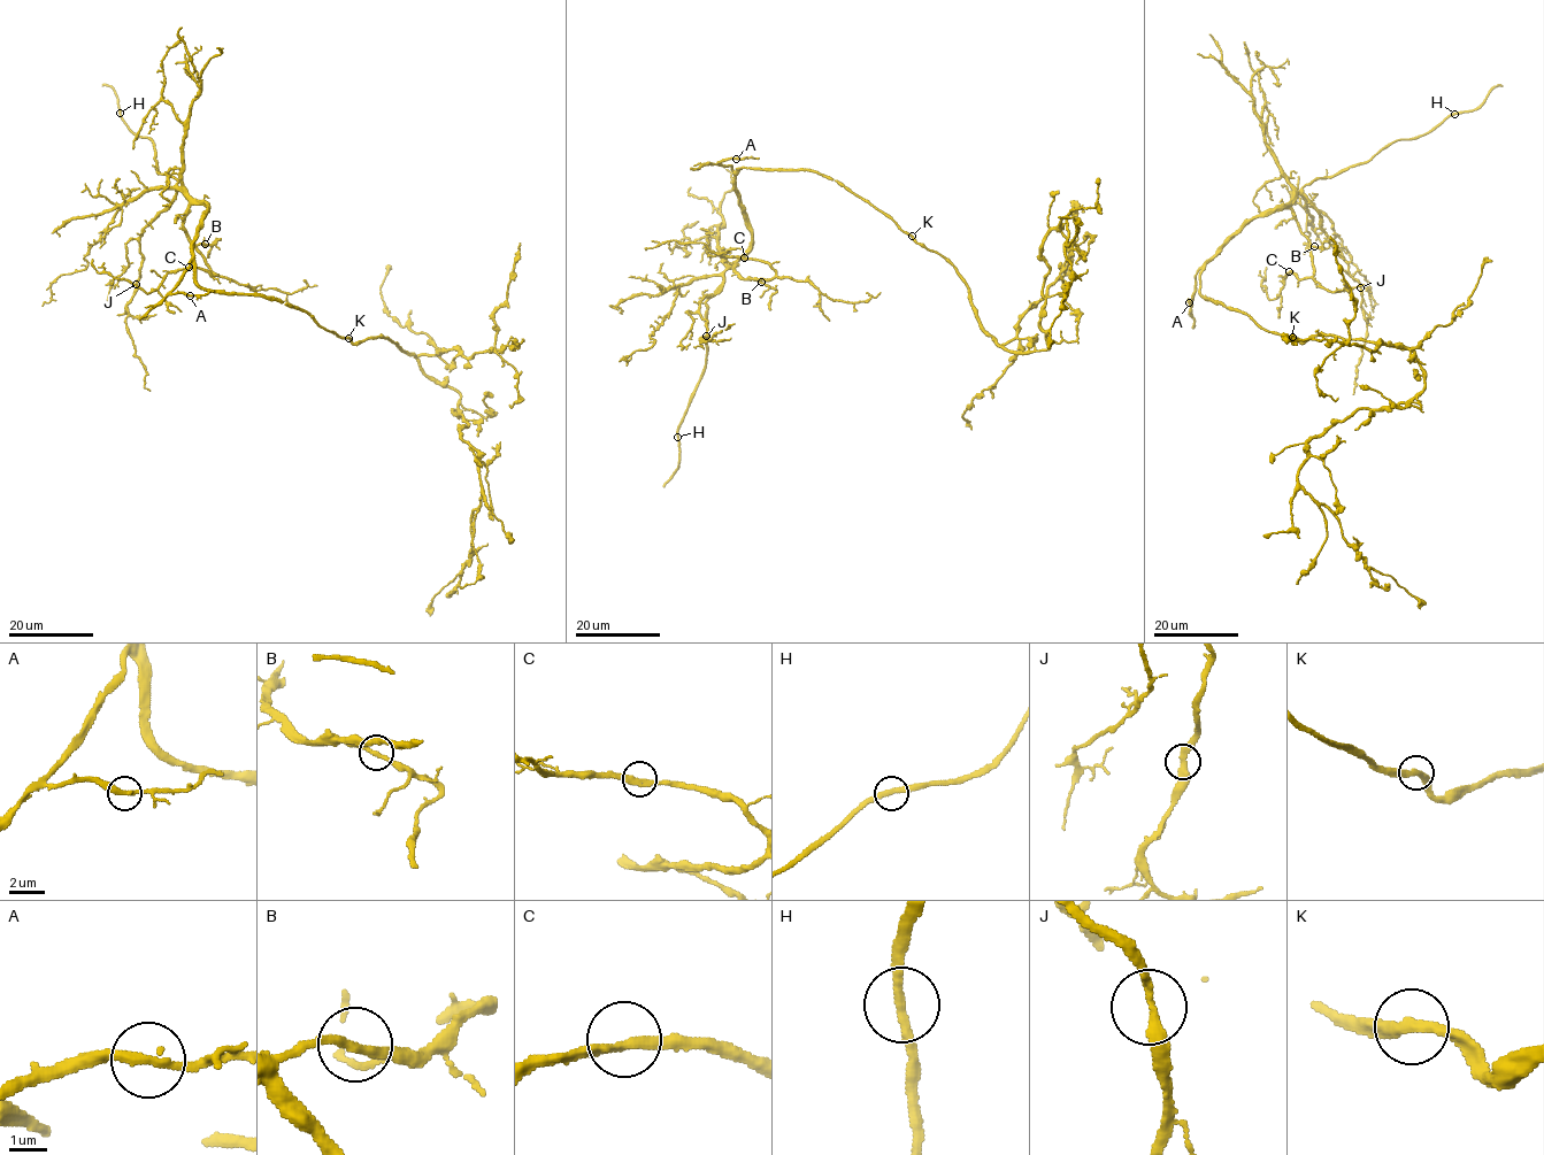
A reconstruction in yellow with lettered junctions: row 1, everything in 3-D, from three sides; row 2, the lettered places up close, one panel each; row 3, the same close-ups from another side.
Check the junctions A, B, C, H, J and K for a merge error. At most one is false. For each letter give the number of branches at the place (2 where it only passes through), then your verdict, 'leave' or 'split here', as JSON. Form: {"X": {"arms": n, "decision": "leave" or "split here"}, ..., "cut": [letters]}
{"A": {"arms": 2, "decision": "leave"}, "B": {"arms": 2, "decision": "leave"}, "C": {"arms": 2, "decision": "leave"}, "H": {"arms": 2, "decision": "leave"}, "J": {"arms": 2, "decision": "leave"}, "K": {"arms": 2, "decision": "leave"}, "cut": []}

